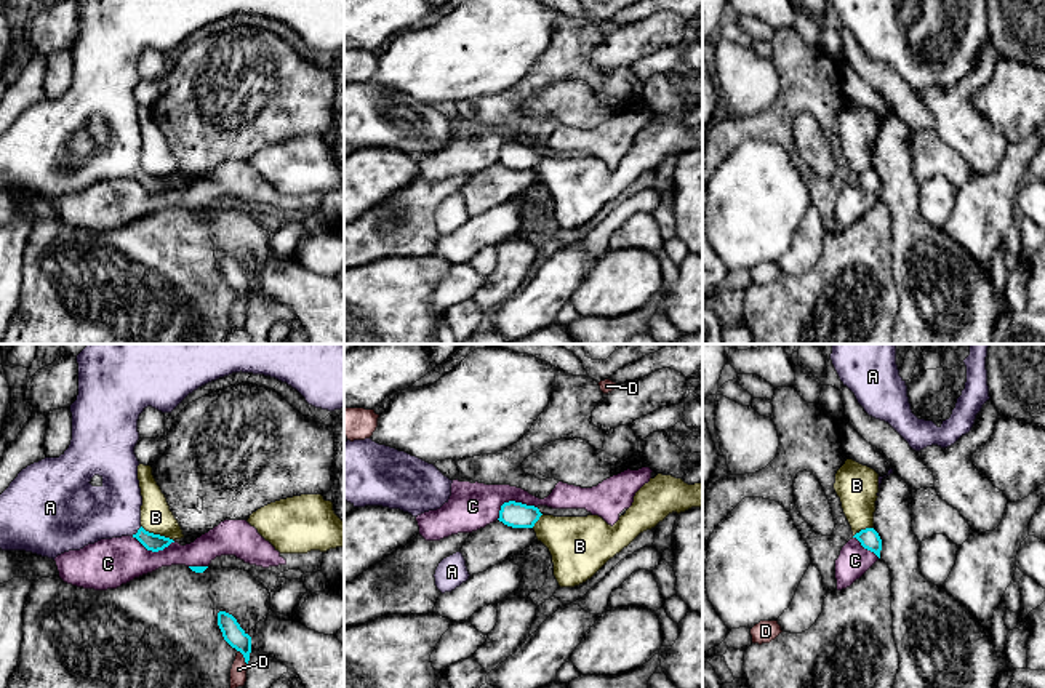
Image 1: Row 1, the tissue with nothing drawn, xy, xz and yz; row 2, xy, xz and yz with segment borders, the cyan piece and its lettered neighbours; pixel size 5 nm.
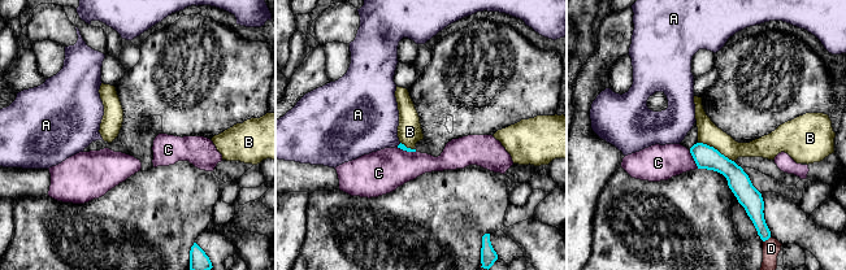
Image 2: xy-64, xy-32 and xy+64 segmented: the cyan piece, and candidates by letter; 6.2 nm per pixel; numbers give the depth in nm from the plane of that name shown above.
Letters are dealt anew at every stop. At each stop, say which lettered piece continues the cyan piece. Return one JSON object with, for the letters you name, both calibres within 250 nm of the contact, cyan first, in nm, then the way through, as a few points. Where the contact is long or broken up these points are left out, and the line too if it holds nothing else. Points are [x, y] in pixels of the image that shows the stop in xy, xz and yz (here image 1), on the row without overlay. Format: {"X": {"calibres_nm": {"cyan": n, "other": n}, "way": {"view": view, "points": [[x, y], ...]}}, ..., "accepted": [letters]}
{"A": {"calibres_nm": {"cyan": 90, "other": 280}, "way": {"view": "xy", "points": [[151, 183], [138, 173], [119, 156], [92, 156]]}}, "accepted": ["A"]}

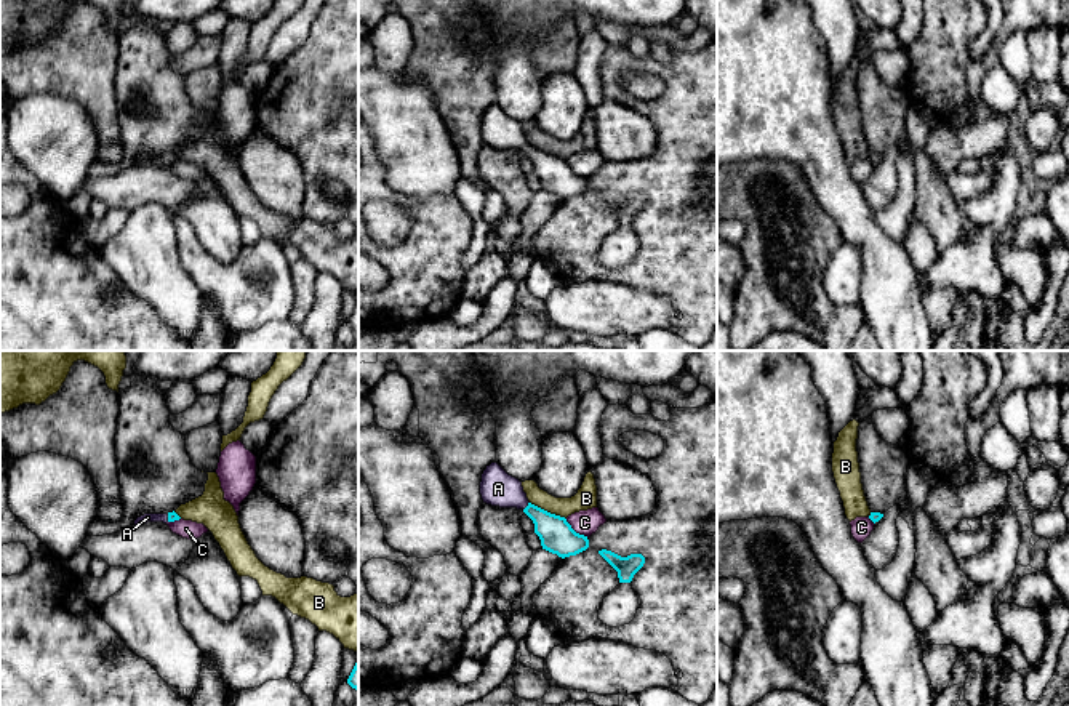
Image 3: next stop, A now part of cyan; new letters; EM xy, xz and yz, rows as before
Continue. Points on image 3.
{"A": {"calibres_nm": {"cyan": 170, "other": 180}, "way": {"view": "xz", "points": [[557, 178], [527, 148], [498, 130]]}}, "accepted": ["A"]}

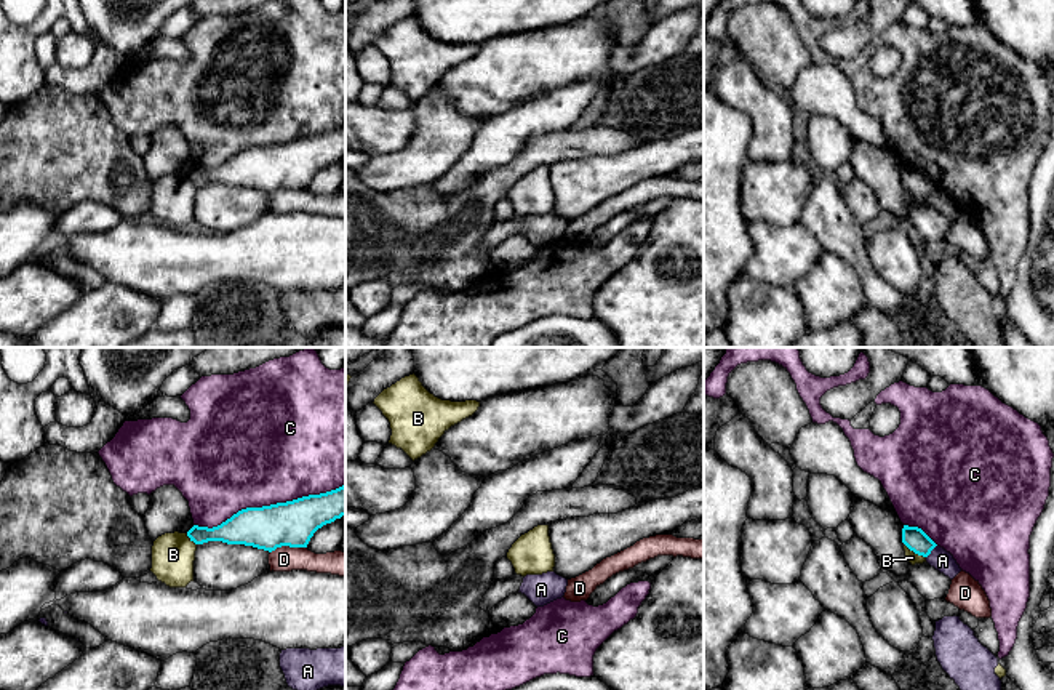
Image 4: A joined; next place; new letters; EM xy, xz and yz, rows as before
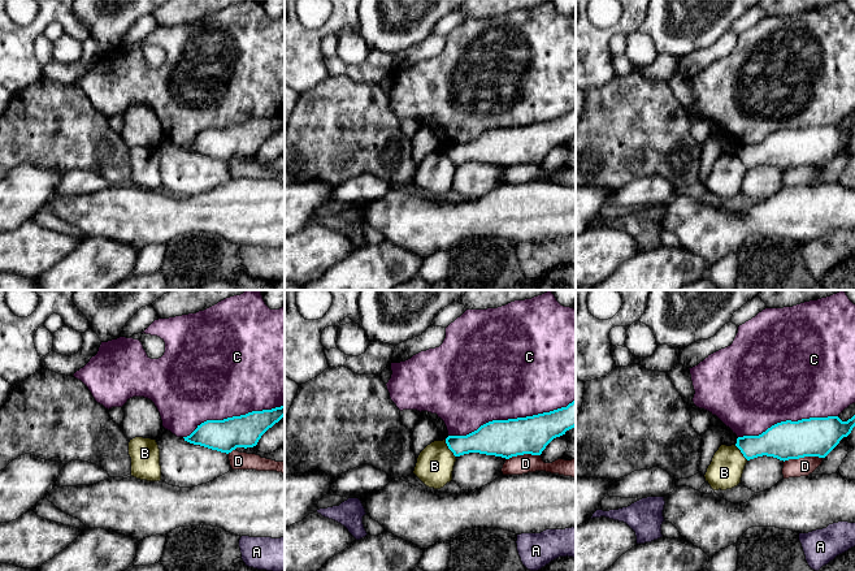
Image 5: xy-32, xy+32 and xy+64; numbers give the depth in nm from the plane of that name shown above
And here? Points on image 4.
{"accepted": []}

